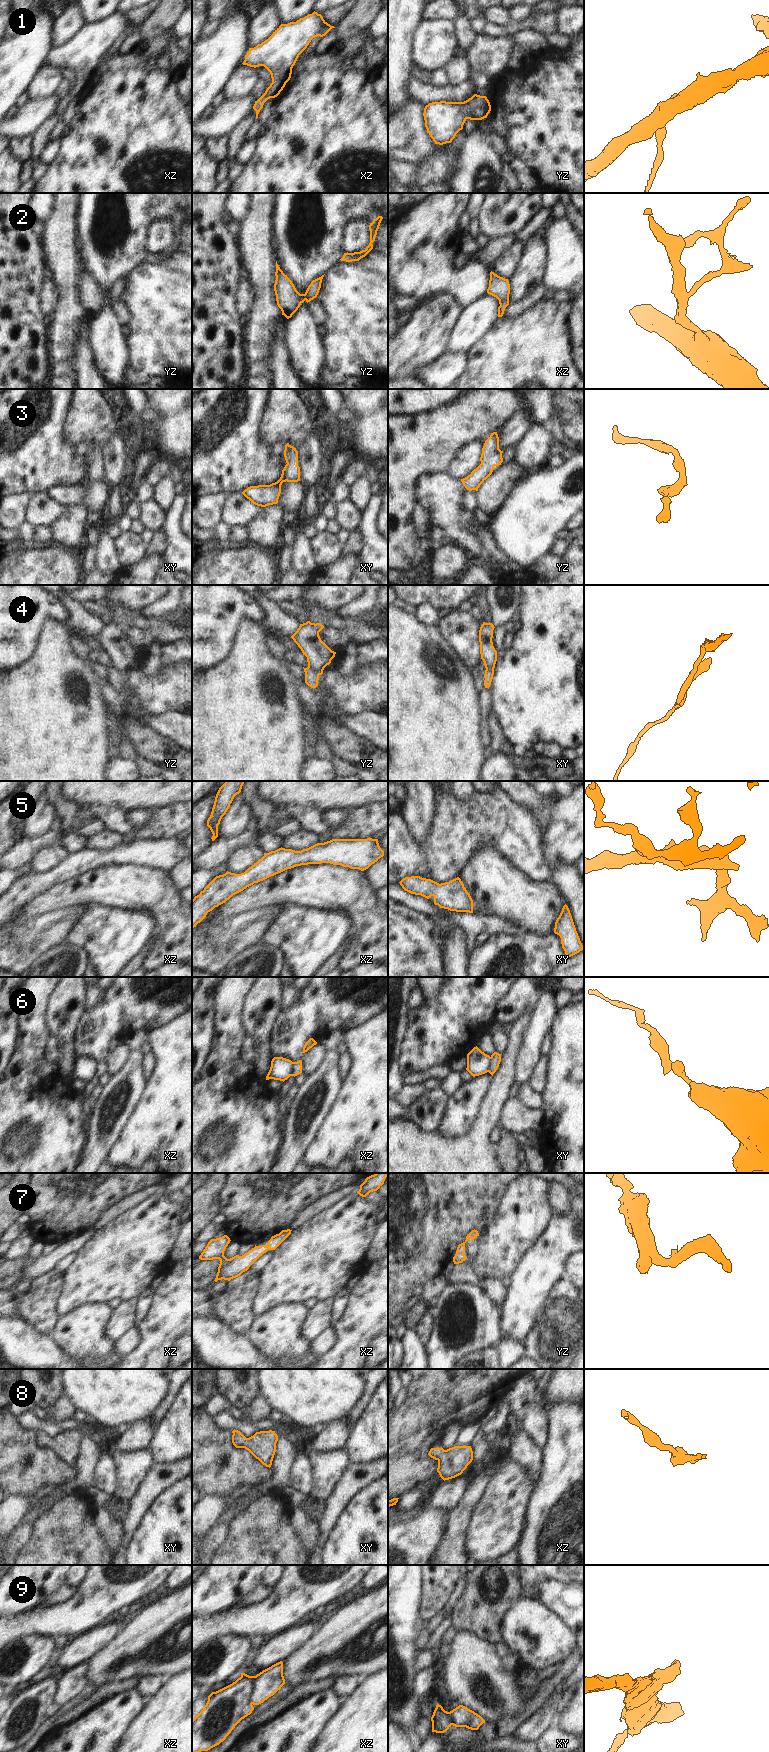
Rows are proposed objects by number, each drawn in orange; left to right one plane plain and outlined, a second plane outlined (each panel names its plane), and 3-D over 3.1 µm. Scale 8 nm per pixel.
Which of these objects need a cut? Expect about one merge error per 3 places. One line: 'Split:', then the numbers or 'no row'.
Split: 4, 6, 9

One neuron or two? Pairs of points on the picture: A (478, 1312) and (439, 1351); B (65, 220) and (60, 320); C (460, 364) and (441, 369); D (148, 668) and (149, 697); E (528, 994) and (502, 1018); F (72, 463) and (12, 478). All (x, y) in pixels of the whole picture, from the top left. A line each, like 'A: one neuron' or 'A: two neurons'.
A: one neuron
B: one neuron
C: one neuron
D: two neurons
E: one neuron
F: one neuron

